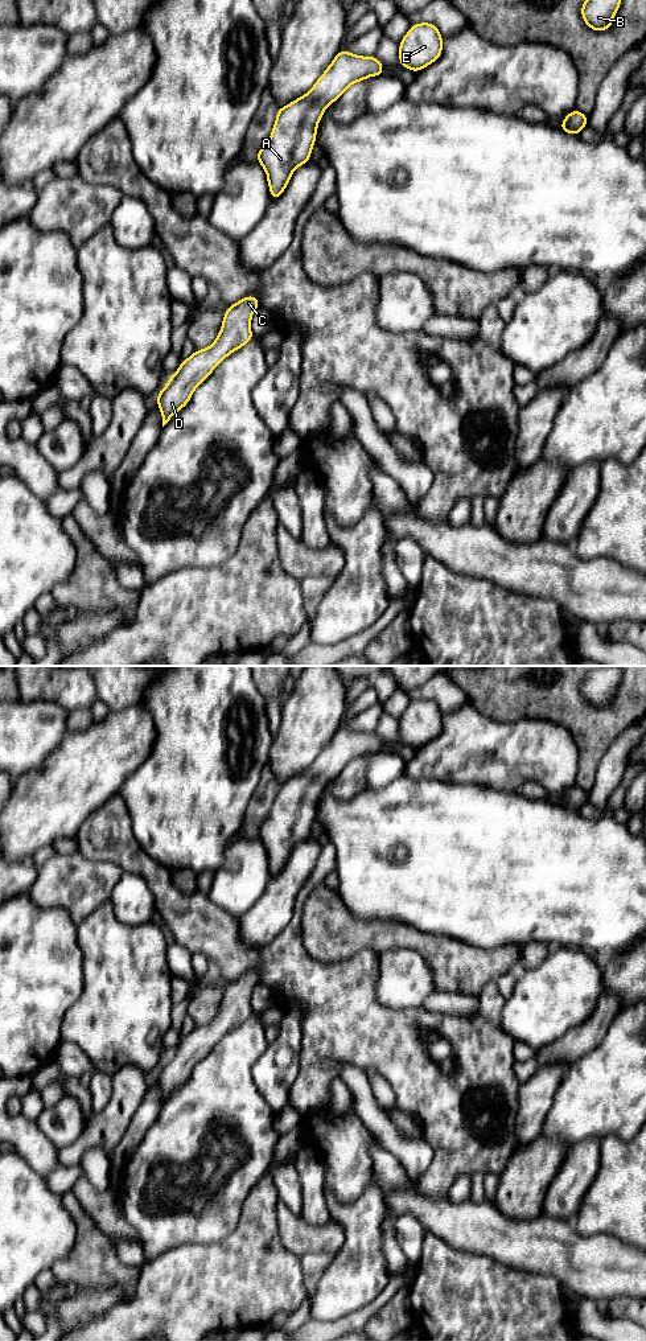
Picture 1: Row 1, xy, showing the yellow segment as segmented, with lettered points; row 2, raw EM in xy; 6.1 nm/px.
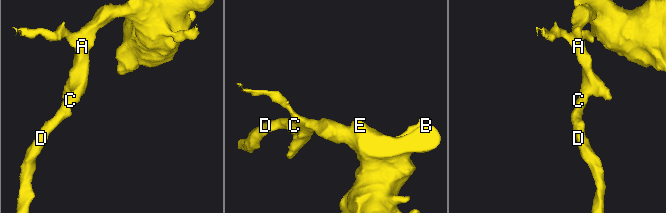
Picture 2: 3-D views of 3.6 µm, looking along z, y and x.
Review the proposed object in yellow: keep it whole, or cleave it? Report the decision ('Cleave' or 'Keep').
Keep

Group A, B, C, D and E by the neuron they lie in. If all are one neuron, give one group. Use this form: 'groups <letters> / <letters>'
groups A B C D E

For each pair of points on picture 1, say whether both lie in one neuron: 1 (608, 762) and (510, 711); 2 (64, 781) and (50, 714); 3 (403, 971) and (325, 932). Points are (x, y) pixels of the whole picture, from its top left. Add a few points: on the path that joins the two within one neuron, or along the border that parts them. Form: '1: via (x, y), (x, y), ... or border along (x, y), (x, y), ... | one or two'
1: border along (620, 733), (603, 756), (591, 788) | two
2: border along (69, 731), (61, 744), (35, 769) | two
3: border along (410, 947), (390, 947), (379, 953) | two

